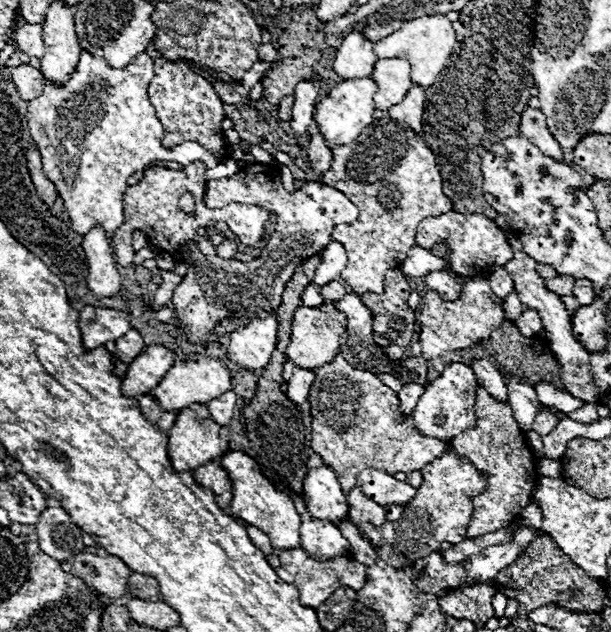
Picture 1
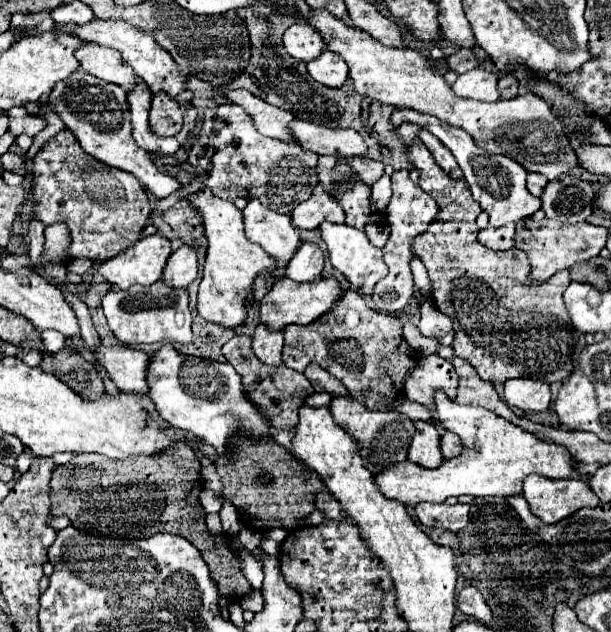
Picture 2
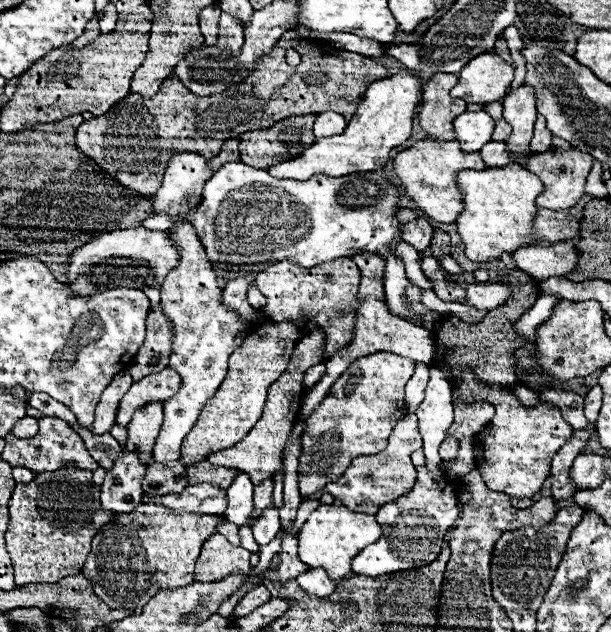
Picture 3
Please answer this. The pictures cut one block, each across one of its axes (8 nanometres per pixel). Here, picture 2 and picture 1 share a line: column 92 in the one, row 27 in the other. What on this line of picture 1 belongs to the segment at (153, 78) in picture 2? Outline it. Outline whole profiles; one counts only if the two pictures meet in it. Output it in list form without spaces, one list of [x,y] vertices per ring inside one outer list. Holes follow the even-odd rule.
[[[22,22],[16,30],[16,48],[28,54],[30,58],[42,58],[44,40],[42,40],[42,24]]]

